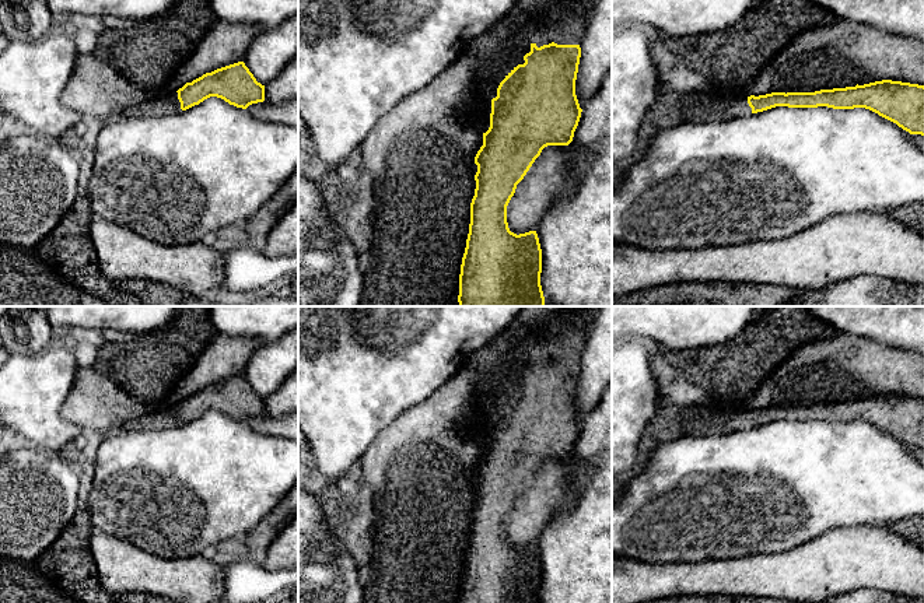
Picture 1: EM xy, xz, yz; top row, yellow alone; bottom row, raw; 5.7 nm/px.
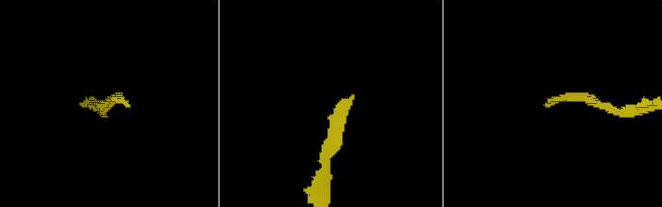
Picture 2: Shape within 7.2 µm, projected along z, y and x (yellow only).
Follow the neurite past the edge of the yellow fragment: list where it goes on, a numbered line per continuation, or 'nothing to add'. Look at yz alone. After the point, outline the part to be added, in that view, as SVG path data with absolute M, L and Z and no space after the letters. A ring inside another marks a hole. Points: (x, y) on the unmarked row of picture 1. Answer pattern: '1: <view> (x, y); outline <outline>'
1: yz (671, 421); outline M659 402L654 418L645 427L638 445L638 453L631 474L641 473L655 449L664 442L685 435L722 435L752 428L745 407L720 403L700 406L679 406Z

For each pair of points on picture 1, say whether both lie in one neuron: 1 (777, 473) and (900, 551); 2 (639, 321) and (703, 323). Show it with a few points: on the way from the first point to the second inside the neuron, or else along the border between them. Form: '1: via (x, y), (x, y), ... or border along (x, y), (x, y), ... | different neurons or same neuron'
1: border along (884, 526), (856, 525), (830, 528), (826, 532) | different neurons
2: via (654, 321), (688, 321) | same neuron

